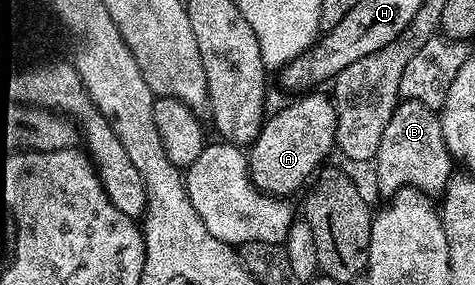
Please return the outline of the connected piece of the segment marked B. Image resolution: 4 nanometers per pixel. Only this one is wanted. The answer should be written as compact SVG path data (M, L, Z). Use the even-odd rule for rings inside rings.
M399 101L392 112L392 120L388 120L388 128L384 128L376 165L378 190L385 196L392 196L398 190L407 188L423 190L431 196L441 195L456 167L455 159L444 140L441 117L419 102Z

